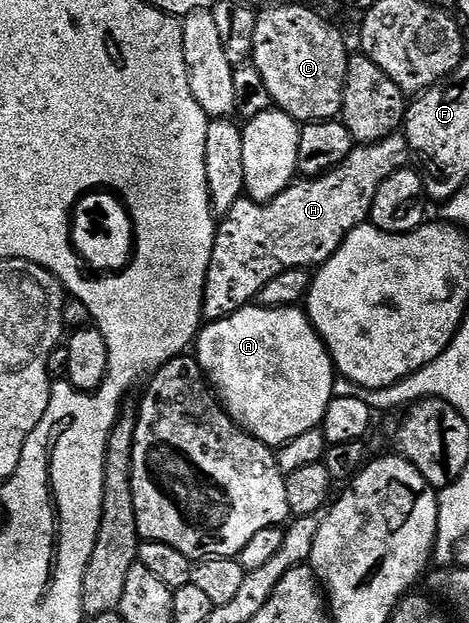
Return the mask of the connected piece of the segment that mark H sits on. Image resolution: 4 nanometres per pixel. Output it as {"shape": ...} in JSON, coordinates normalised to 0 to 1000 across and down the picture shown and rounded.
{"shape":[[[846,212],[789,234],[761,233],[742,258],[680,286],[625,291],[576,324],[546,324],[527,315],[512,318],[461,364],[456,404],[435,457],[433,509],[443,517],[463,517],[518,491],[539,490],[559,462],[584,443],[601,443],[601,437],[689,427],[755,366],[787,355],[806,302],[840,276],[864,271],[876,254],[870,223]]]}

